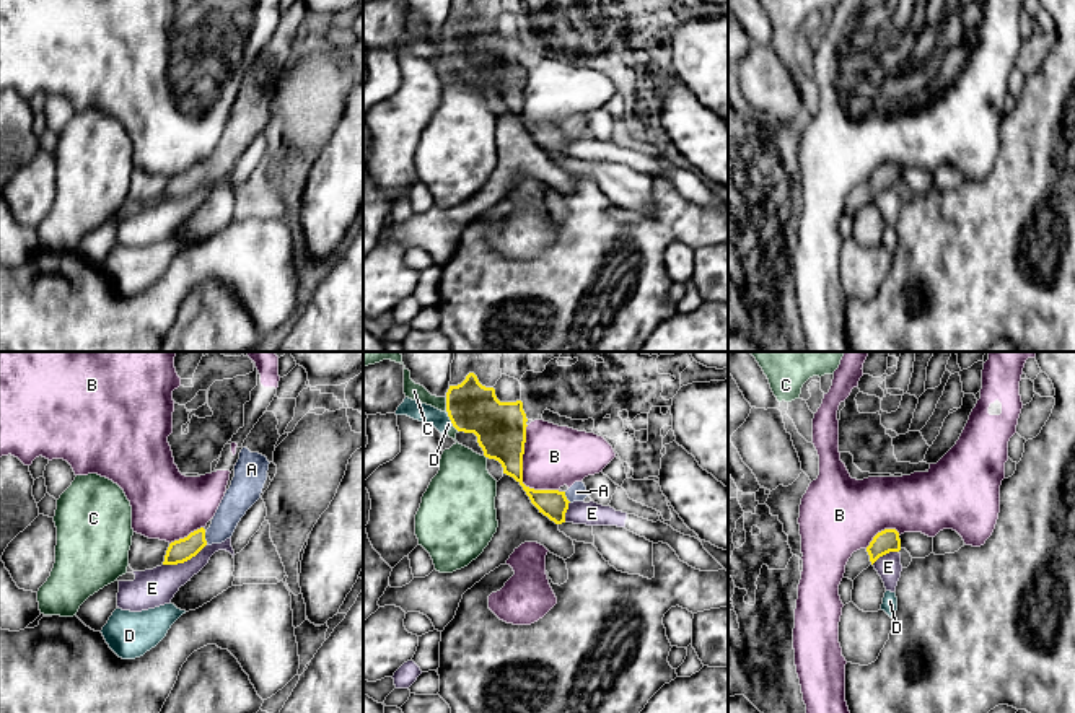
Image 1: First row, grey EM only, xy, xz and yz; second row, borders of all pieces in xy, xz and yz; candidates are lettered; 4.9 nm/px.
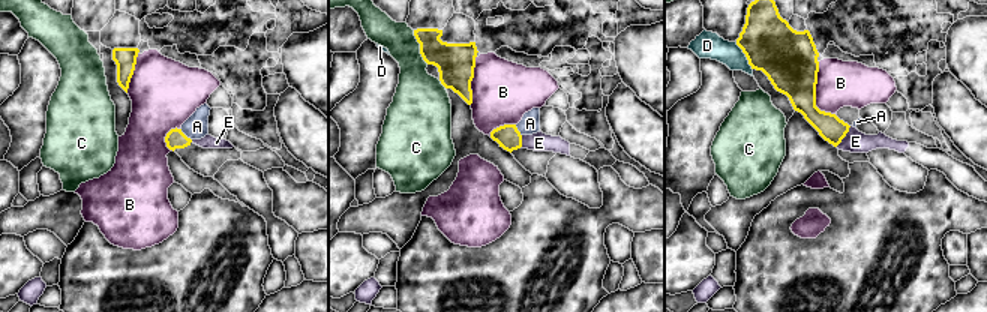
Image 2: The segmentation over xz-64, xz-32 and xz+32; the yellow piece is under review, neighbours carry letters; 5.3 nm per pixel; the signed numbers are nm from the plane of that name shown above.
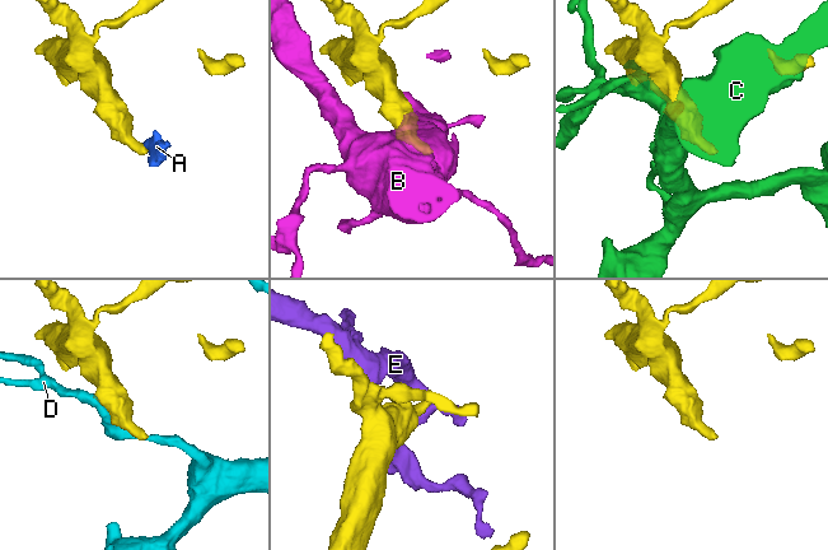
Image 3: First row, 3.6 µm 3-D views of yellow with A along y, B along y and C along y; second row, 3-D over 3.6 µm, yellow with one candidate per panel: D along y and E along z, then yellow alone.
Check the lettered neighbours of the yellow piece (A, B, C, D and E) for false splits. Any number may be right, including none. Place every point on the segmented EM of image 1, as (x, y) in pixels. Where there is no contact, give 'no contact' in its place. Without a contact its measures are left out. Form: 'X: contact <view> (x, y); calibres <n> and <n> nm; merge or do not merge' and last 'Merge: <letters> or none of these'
A: contact xy (204, 538); calibres 120 and 140 nm; merge
B: contact xz (522, 472); calibres 260 and 300 nm; do not merge
C: contact xz (447, 406); calibres 240 and 80 nm; do not merge
D: contact xz (450, 419); calibres 240 and 90 nm; do not merge
E: contact xy (184, 560); calibres 120 and 190 nm; do not merge
Merge: A

